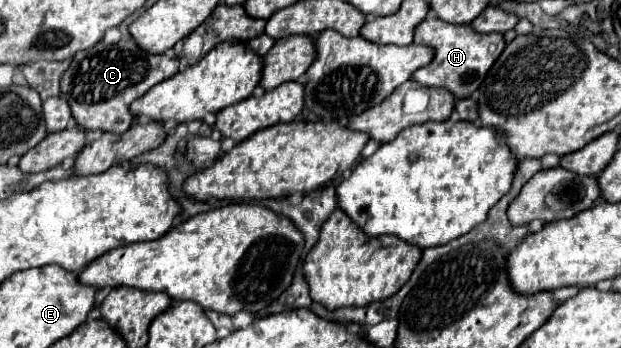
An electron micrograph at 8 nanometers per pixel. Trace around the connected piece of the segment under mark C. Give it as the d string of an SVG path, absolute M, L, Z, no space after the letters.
M125 28L121 40L127 42L117 42L111 46L99 42L93 48L77 52L61 78L61 96L67 100L71 116L83 130L103 130L123 134L133 120L133 116L129 114L129 104L139 96L143 96L155 84L179 72L181 62L177 58L163 58L165 54L155 56L143 52L125 32Z

